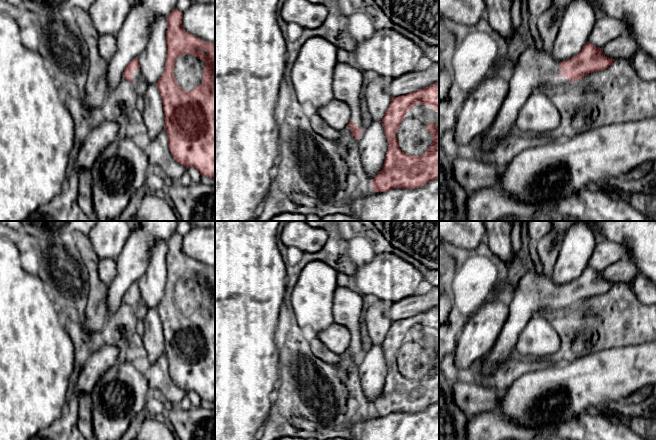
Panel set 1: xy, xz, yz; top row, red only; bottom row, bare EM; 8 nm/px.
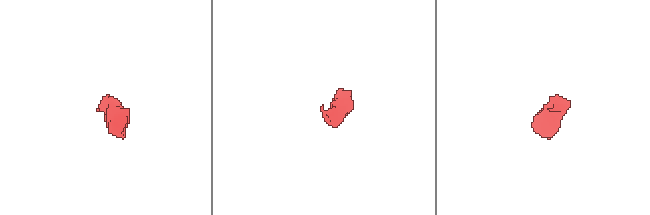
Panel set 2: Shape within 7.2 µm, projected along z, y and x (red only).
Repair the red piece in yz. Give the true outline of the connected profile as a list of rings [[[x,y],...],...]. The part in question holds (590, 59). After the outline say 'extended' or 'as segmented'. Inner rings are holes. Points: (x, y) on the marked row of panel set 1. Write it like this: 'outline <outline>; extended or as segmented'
outline [[[529,40],[519,60],[514,64],[513,71],[508,73],[508,93],[495,121],[484,133],[481,141],[481,148],[484,151],[492,151],[503,142],[504,138],[509,134],[510,129],[516,125],[519,110],[523,107],[533,89],[538,87],[540,83],[555,85],[577,81],[583,79],[584,76],[589,73],[608,68],[614,61],[615,59],[609,58],[603,54],[602,48],[586,42],[582,50],[576,56],[570,60],[558,63],[553,60],[543,48],[538,49],[536,45]]]; extended

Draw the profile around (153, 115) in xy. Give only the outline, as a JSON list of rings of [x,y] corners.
[[[156,84],[147,86],[143,98],[145,108],[142,116],[147,127],[147,135],[144,139],[152,140],[164,130],[165,124],[163,103]]]

